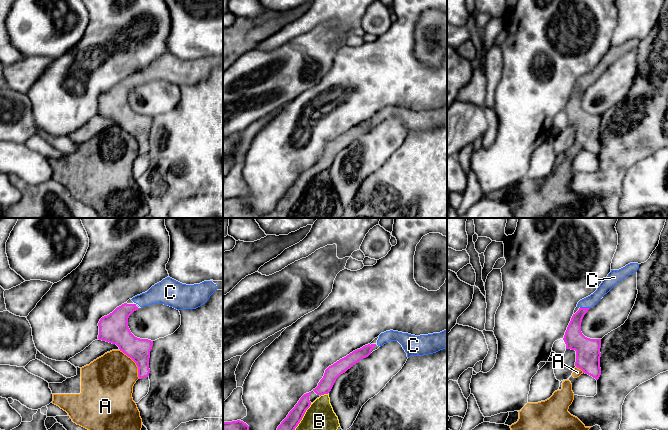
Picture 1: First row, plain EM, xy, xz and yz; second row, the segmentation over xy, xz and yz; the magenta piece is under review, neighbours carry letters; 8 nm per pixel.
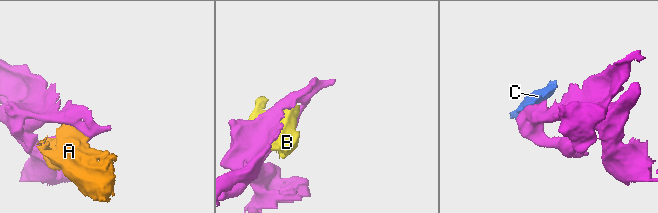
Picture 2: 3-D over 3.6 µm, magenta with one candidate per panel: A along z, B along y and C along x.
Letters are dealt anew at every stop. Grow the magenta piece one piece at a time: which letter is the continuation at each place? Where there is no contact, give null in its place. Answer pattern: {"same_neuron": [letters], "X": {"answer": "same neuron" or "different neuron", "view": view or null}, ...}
{"same_neuron": ["C"], "A": {"answer": "different neuron", "view": "xy"}, "B": {"answer": "different neuron", "view": "xz"}, "C": {"answer": "same neuron", "view": "yz"}}

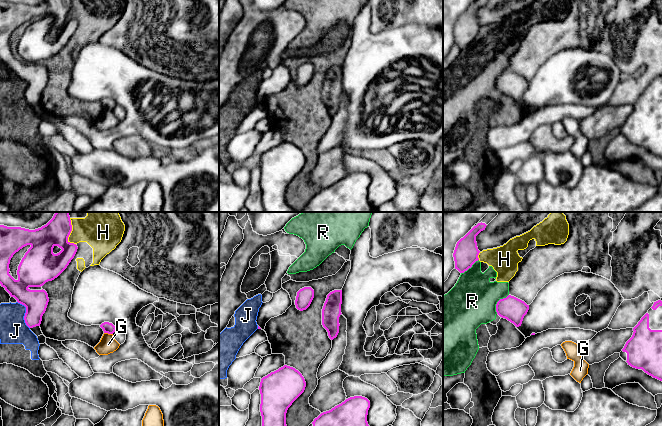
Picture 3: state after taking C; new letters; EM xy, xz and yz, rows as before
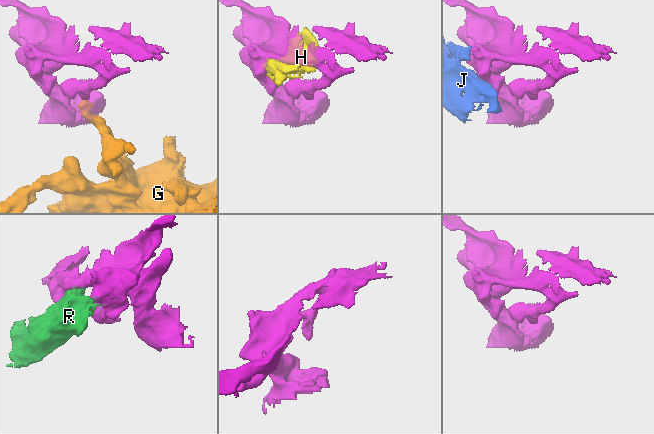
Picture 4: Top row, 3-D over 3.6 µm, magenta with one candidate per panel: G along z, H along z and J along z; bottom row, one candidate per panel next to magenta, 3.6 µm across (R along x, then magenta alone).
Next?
{"same_neuron": [], "G": {"answer": "different neuron", "view": "xy"}, "H": {"answer": "different neuron", "view": "xy"}, "J": {"answer": "different neuron", "view": "xy"}, "R": {"answer": "different neuron", "view": "yz"}}

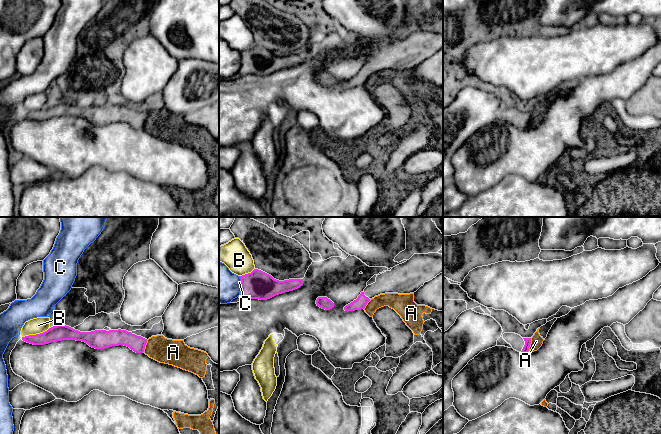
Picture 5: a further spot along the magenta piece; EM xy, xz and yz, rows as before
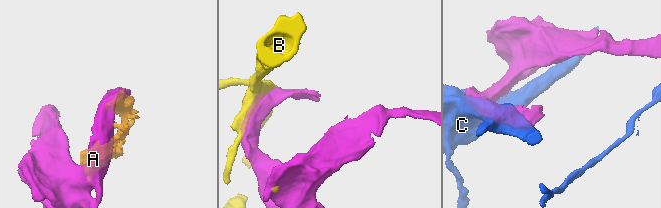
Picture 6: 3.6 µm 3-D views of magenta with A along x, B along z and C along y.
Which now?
{"same_neuron": [], "A": {"answer": "different neuron", "view": "yz"}, "B": {"answer": "different neuron", "view": "xy"}, "C": {"answer": "different neuron", "view": "xz"}}

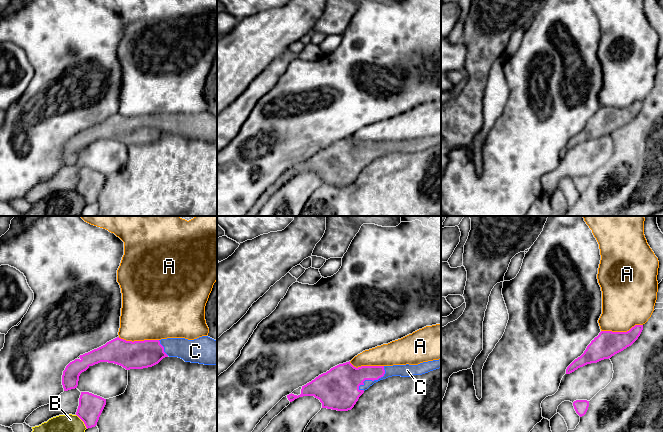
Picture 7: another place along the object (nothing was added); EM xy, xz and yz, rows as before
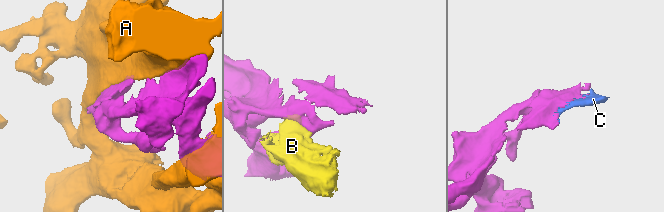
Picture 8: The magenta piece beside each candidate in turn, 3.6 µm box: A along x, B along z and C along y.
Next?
{"same_neuron": ["C"], "A": {"answer": "different neuron", "view": "yz"}, "B": {"answer": "different neuron", "view": "xy"}, "C": {"answer": "same neuron", "view": "xz"}}

